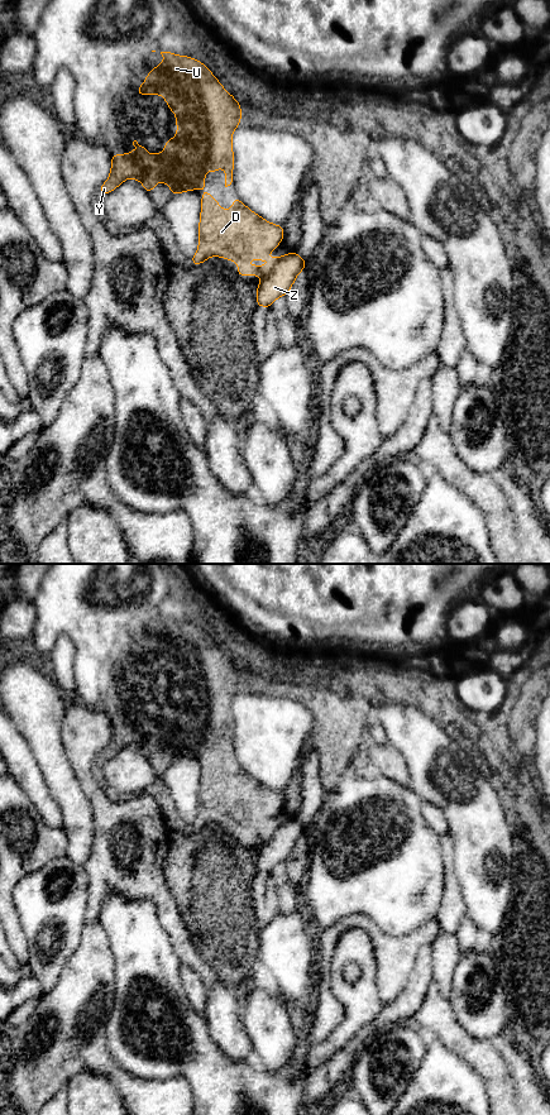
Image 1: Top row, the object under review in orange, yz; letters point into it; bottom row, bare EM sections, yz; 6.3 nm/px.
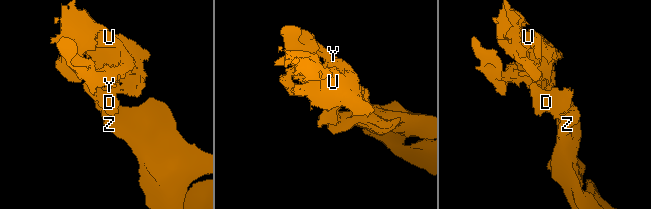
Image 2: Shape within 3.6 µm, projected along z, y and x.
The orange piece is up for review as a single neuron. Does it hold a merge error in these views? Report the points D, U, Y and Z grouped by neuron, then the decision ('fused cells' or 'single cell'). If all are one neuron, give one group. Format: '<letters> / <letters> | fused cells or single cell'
D U Y / Z | fused cells

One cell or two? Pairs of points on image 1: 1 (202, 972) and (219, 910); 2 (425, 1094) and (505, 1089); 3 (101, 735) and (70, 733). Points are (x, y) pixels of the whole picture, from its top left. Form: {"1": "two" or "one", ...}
{"1": "two", "2": "two", "3": "one"}

